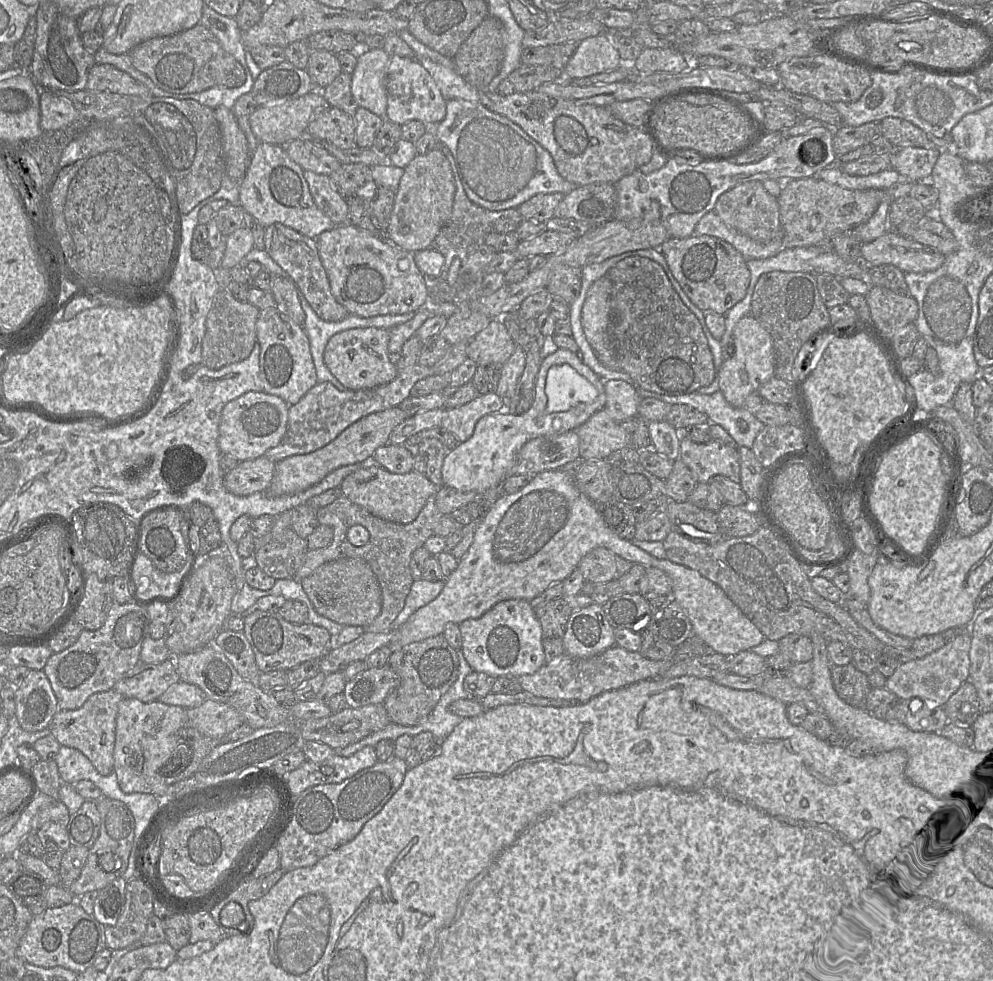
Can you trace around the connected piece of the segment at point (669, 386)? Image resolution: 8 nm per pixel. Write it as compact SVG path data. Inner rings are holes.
M631 256L619 261L614 267L610 268L606 272L605 276L612 284L610 298L611 338L614 343L617 362L621 372L627 373L642 389L663 395L680 396L693 393L702 387L709 386L716 378L716 368L714 366L713 355L709 347L708 340L703 332L699 320L682 302L662 266L646 257Z

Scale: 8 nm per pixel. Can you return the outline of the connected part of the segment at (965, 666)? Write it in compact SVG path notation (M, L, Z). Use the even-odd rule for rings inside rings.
M969 633L958 635L942 648L926 656L901 663L887 678L885 687L899 699L919 697L934 705L945 705L959 687L969 679L971 636Z

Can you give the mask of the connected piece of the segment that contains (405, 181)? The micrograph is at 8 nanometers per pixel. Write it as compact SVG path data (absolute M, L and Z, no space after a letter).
M436 147L426 154L417 153L404 167L404 173L395 191L387 240L409 252L431 248L436 235L452 214L454 195L452 168L442 151Z

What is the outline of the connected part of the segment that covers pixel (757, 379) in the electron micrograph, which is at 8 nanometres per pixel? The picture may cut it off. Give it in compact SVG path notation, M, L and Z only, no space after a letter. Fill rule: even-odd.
M751 315L744 316L733 330L733 355L724 360L717 372L719 390L733 407L744 407L749 394L775 376L776 359L770 334Z

